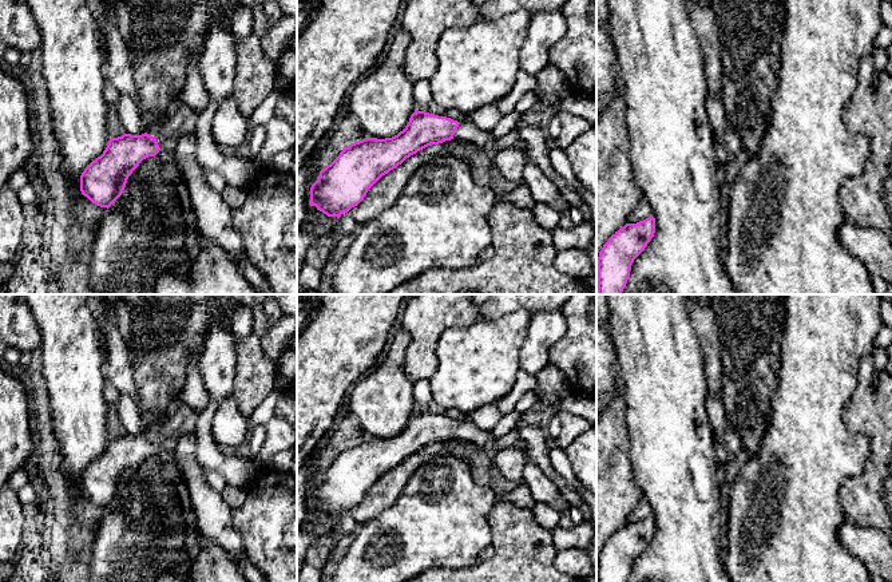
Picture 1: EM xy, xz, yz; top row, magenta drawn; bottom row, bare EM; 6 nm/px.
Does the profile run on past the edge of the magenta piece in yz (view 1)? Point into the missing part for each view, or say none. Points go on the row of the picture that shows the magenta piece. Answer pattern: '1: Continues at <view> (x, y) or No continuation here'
1: No continuation here

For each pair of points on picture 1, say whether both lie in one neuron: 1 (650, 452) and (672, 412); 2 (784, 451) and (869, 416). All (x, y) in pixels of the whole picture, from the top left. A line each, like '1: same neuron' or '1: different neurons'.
1: same neuron
2: different neurons

